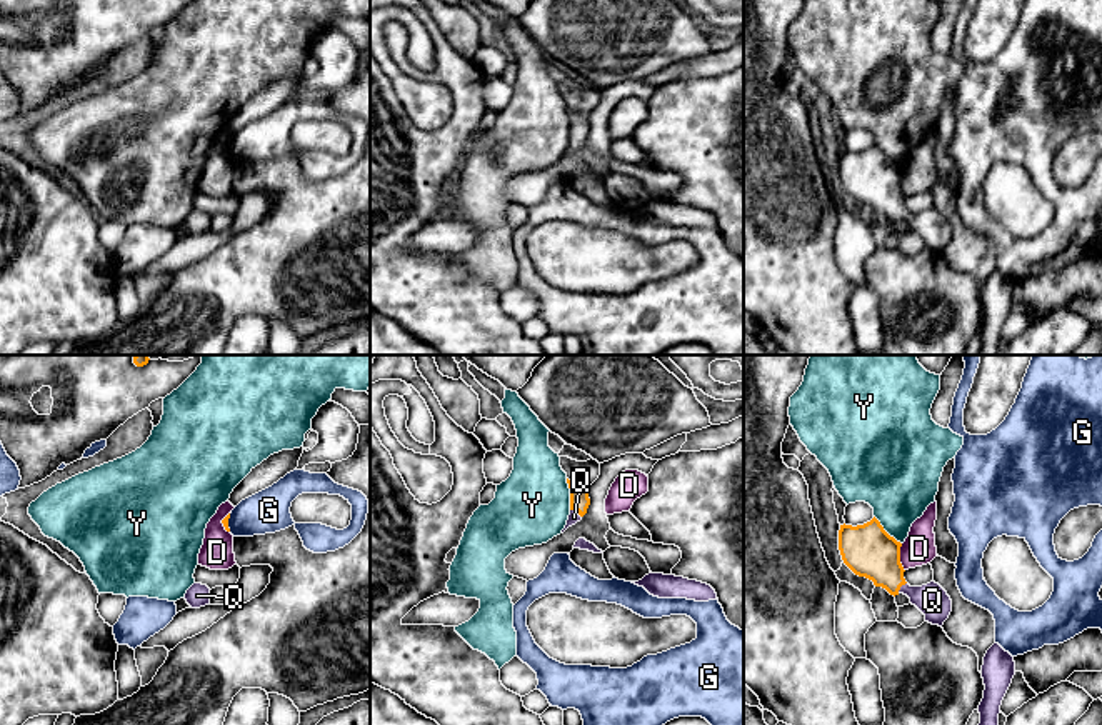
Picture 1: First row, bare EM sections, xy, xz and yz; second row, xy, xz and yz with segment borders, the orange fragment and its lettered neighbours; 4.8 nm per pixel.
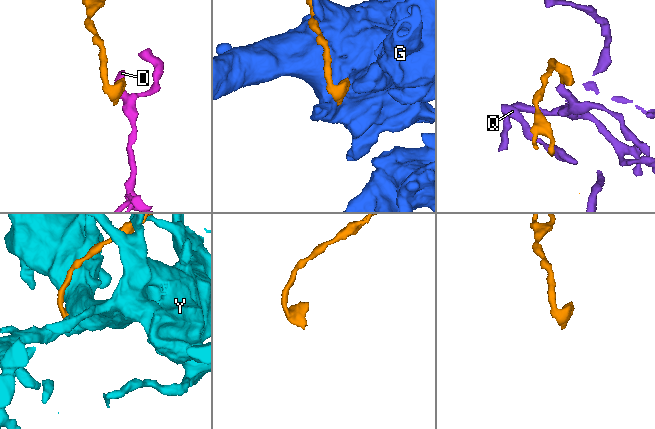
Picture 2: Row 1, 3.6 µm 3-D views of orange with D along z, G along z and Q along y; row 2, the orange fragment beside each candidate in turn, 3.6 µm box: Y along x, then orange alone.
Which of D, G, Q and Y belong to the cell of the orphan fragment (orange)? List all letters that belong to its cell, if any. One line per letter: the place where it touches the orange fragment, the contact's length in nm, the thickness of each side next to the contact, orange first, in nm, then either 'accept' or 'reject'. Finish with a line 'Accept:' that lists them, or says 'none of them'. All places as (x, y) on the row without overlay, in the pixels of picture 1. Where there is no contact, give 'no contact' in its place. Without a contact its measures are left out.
D: meets orange in yz at (899, 184); contact 140 nm long; 240 nm thick on the orange side, 160 nm on the other; reject
G: meets orange in xy at (227, 149); contact 90 nm long; 30 nm thick on the orange side, 200 nm on the other; reject
Q: meets orange in xz at (576, 137); contact 70 nm long; 100 nm thick on the orange side, 60 nm on the other; accept
Y: meets orange in xz at (571, 120); contact 150 nm long; 100 nm thick on the orange side, 360 nm on the other; reject
Accept: Q

